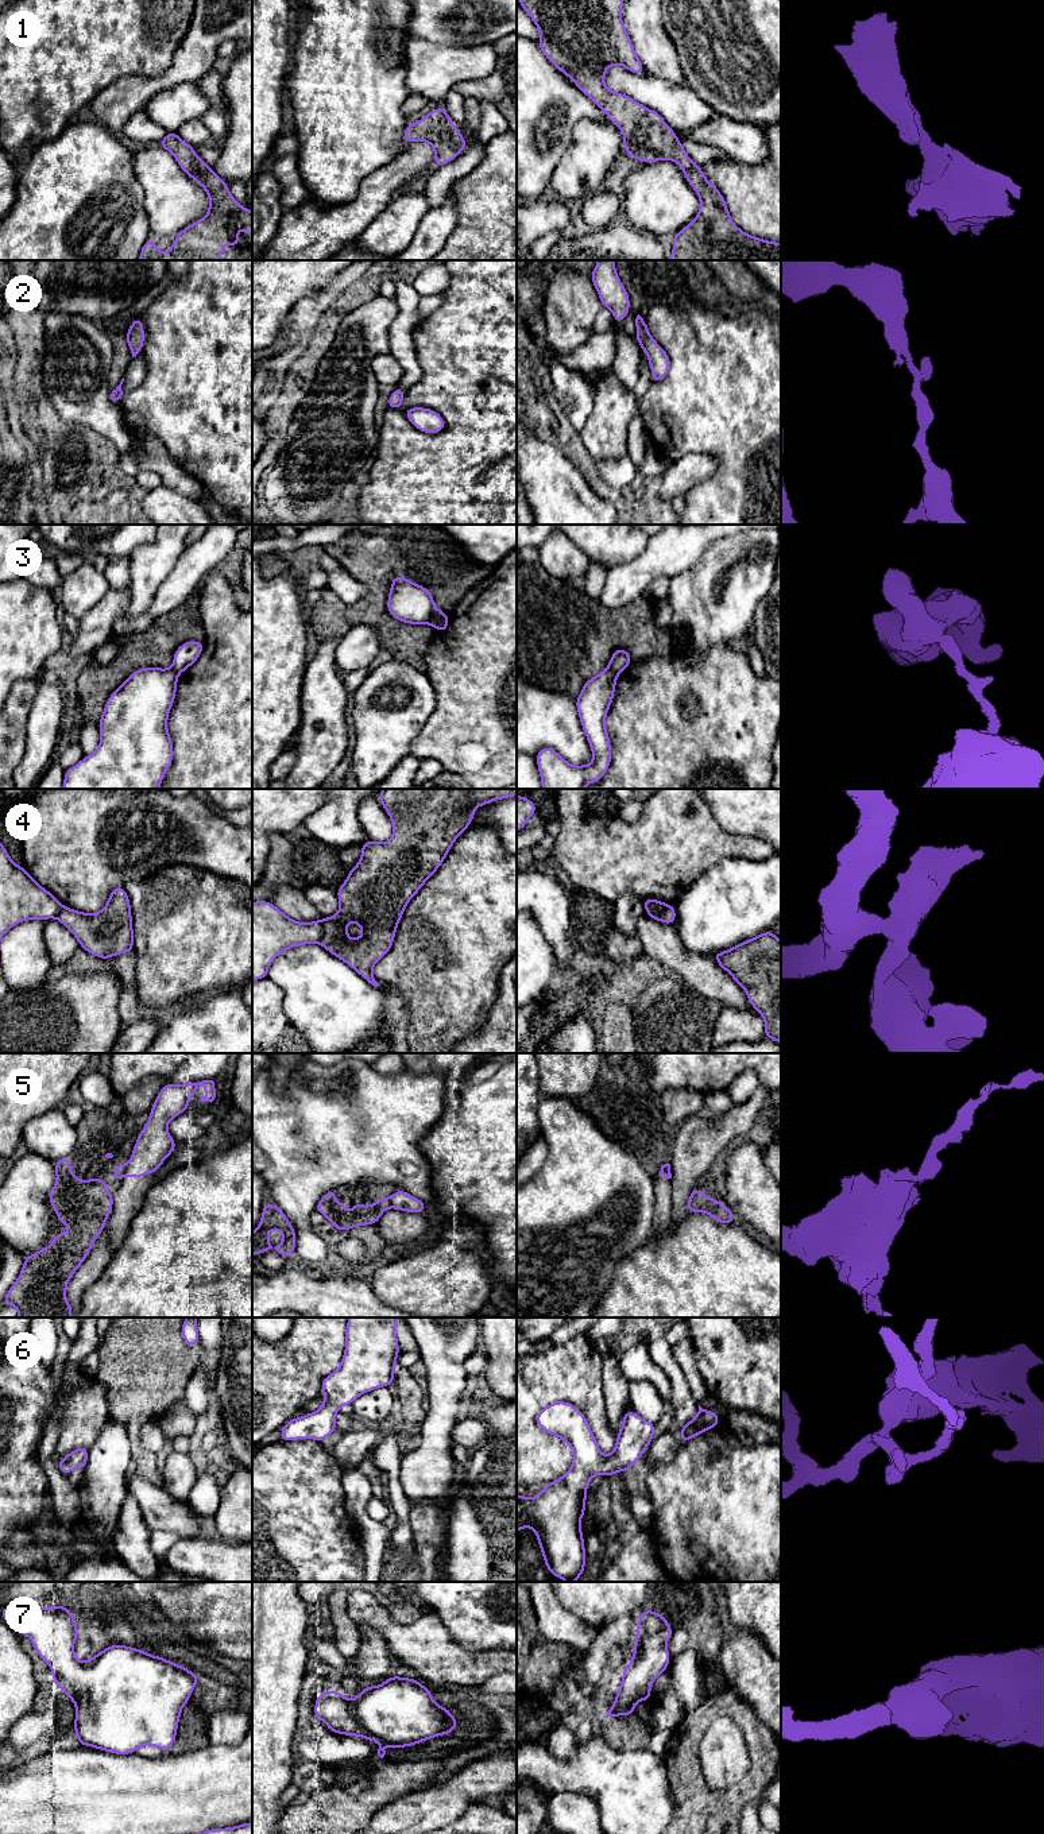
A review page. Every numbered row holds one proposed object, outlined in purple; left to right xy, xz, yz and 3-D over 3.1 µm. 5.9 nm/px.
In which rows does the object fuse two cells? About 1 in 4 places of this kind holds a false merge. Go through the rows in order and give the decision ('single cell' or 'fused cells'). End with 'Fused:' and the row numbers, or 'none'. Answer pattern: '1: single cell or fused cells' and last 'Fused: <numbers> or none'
1: single cell
2: single cell
3: fused cells
4: fused cells
5: fused cells
6: single cell
7: single cell
Fused: 3, 4, 5

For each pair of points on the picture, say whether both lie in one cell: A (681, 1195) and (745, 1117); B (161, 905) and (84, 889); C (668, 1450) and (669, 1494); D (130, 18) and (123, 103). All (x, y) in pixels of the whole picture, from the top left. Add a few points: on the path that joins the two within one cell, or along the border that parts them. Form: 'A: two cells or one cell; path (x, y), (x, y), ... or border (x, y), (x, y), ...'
A: one cell; path (684, 1175), (724, 1132)
B: two cells; border (153, 874), (128, 881), (123, 886)
C: two cells; border (681, 1443), (671, 1461), (650, 1467)
D: two cells; border (158, 76), (123, 76), (108, 84), (99, 93)

